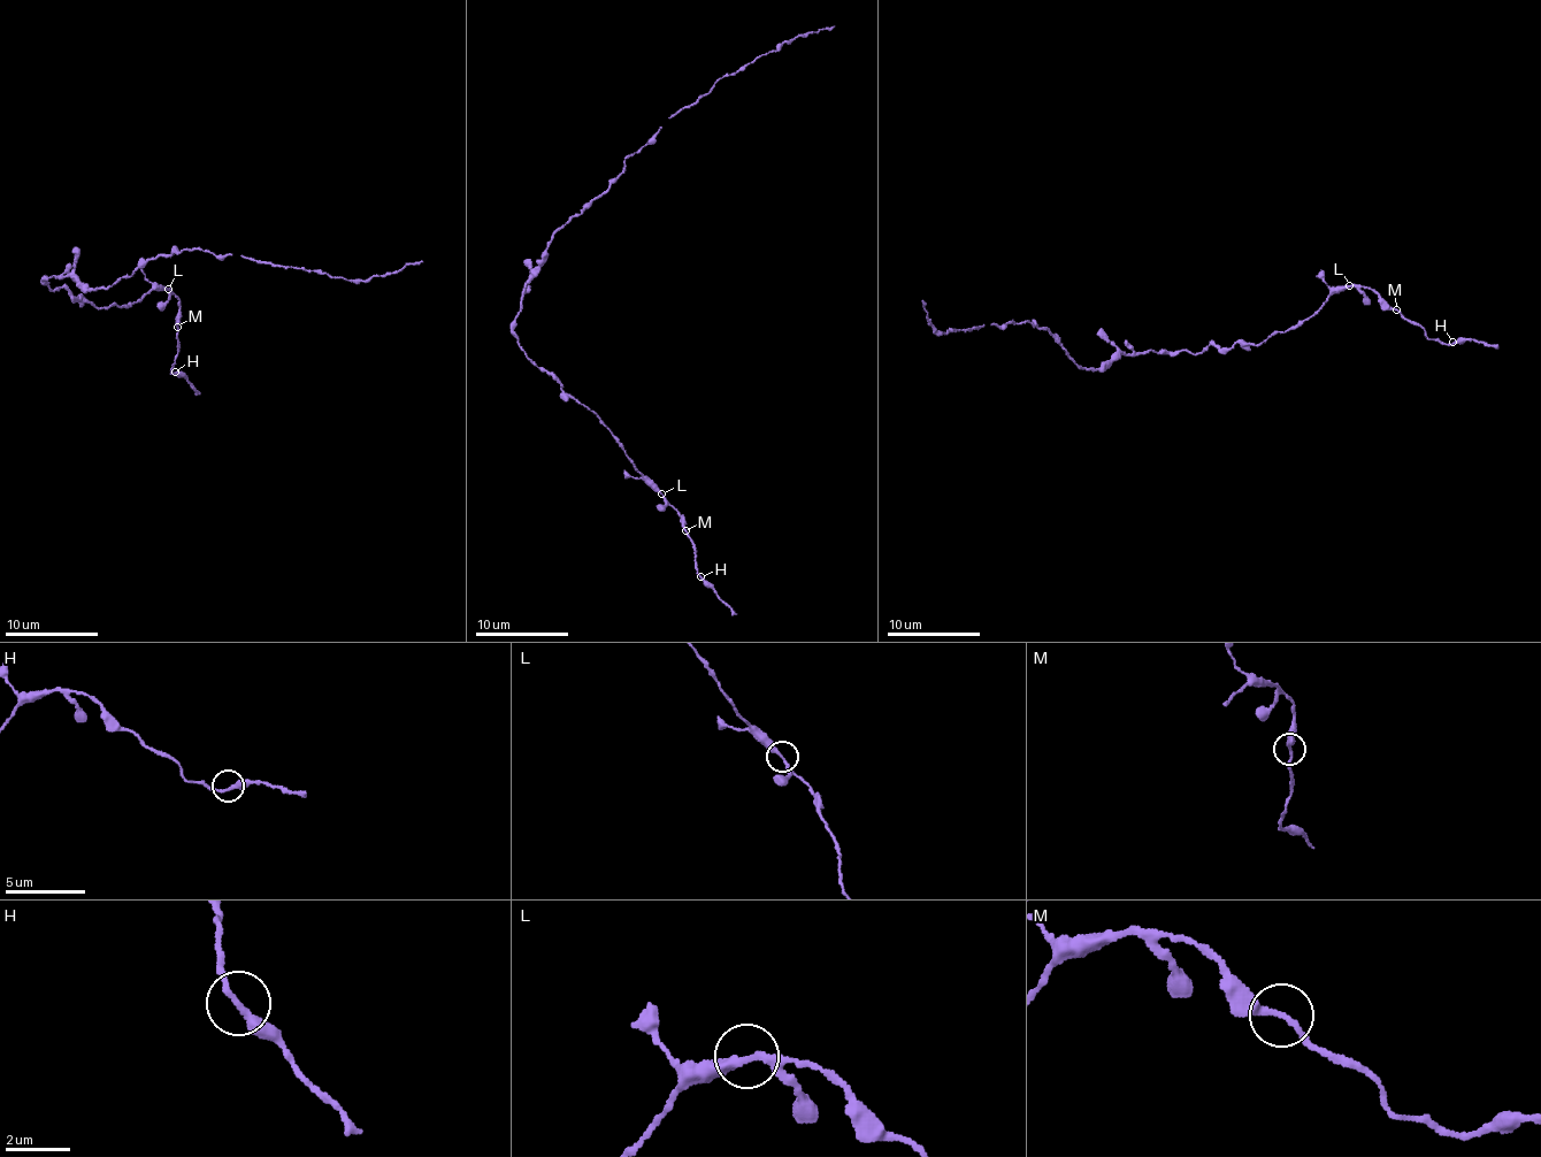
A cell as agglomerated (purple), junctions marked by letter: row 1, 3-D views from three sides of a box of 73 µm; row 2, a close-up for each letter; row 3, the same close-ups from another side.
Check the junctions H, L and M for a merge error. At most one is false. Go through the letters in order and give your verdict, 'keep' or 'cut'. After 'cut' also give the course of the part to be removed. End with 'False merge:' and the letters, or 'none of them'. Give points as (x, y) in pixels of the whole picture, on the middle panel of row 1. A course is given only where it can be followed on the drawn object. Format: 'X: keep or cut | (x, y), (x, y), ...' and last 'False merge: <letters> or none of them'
H: keep
L: keep
M: keep
False merge: none of them

